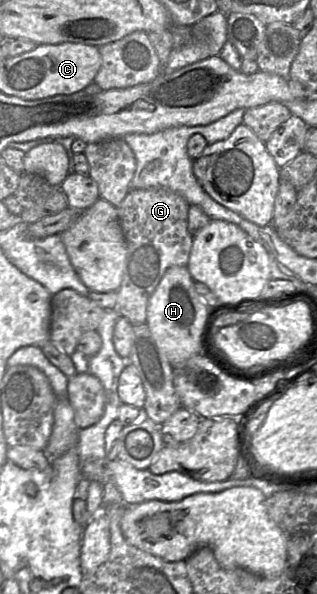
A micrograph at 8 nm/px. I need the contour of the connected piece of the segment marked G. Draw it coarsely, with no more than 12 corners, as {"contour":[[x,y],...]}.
{"contour":[[133,189],[116,208],[126,243],[116,311],[146,322],[166,270],[186,267],[190,205]]}

